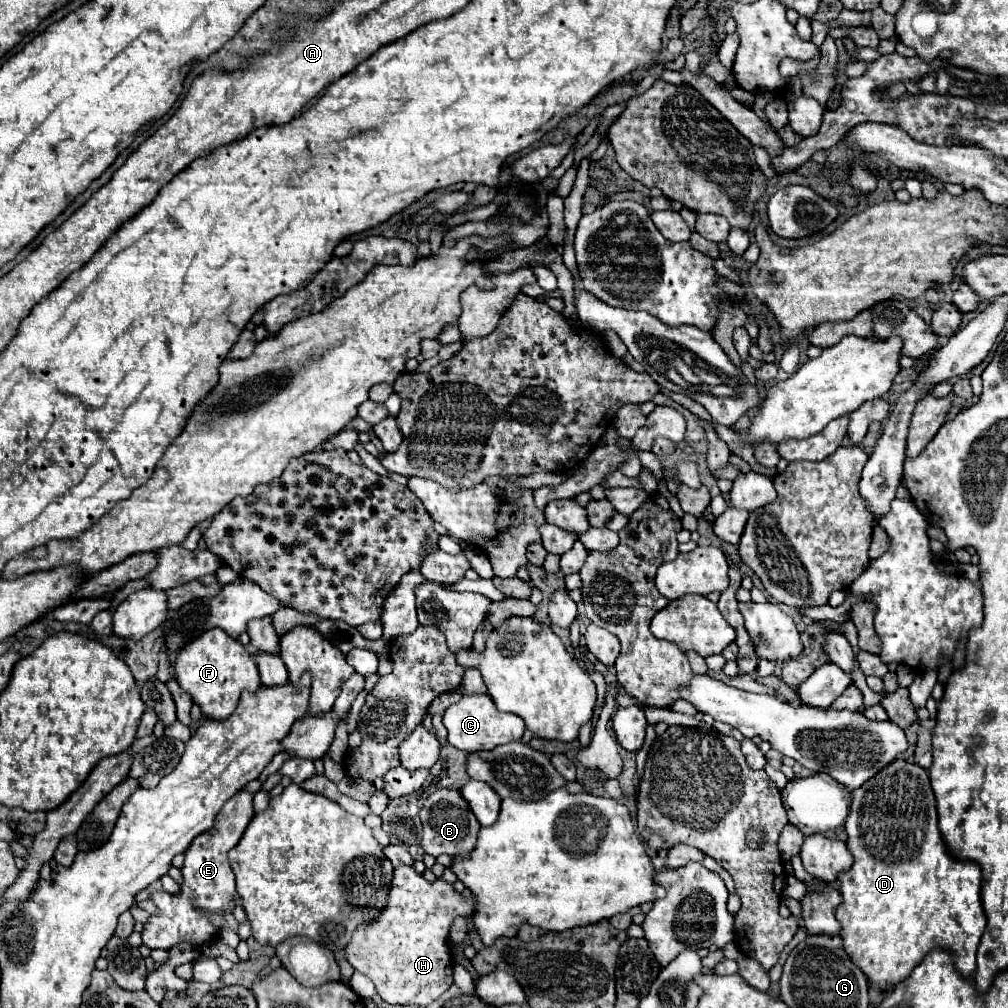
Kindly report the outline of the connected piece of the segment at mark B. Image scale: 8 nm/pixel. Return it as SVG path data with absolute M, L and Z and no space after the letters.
M439 789L439 791L431 793L423 803L421 821L423 821L421 847L423 847L425 853L429 853L433 857L437 857L441 853L447 853L447 855L455 857L455 855L471 853L475 849L481 825L475 819L469 805L465 803L465 799L459 795L459 791L455 791L455 789Z

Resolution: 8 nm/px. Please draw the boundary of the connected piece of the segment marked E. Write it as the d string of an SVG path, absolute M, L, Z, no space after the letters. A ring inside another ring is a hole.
M239 791L217 813L215 825L193 839L193 843L185 851L185 863L181 867L183 883L179 885L179 893L171 895L165 889L157 889L149 897L149 901L157 905L157 913L151 915L151 919L143 927L143 945L147 945L149 949L171 949L179 943L191 943L195 947L201 947L207 941L215 939L219 929L213 925L207 913L223 917L227 905L235 897L235 875L229 865L227 853L239 843L251 817L253 795L247 791Z

